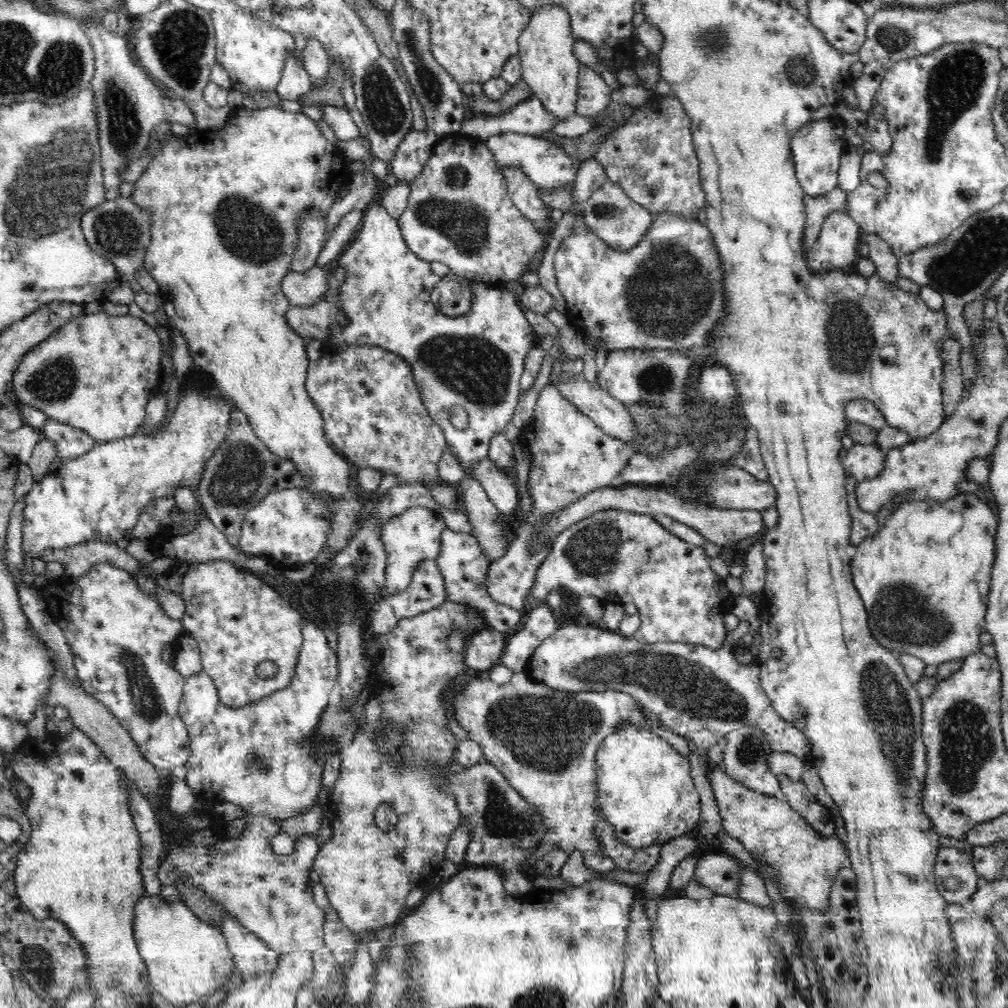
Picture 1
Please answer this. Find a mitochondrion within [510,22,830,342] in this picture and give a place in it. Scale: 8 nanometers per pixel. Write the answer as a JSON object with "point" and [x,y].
{"point":[714,40]}

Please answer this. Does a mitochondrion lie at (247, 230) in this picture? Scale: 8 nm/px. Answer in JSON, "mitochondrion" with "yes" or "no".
{"mitochondrion":"yes"}

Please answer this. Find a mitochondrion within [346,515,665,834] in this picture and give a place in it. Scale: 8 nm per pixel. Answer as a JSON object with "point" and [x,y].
{"point":[548,736]}

